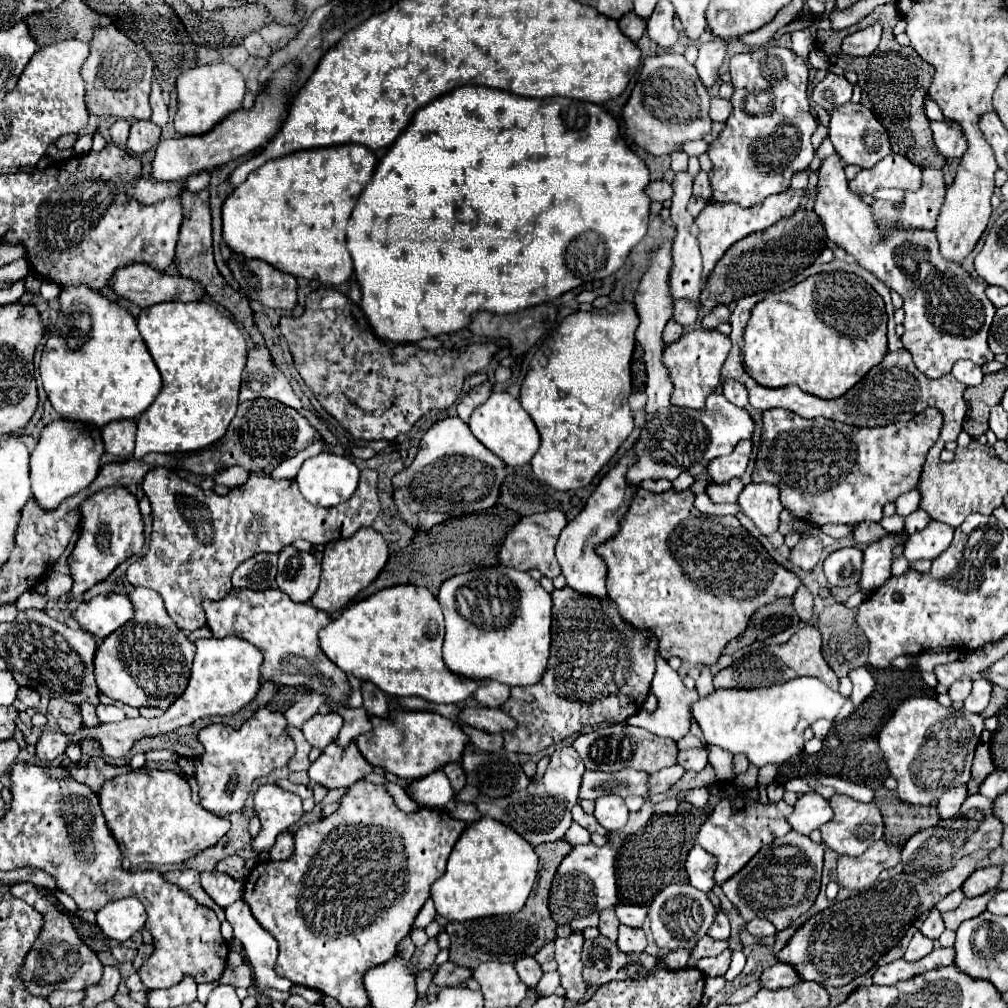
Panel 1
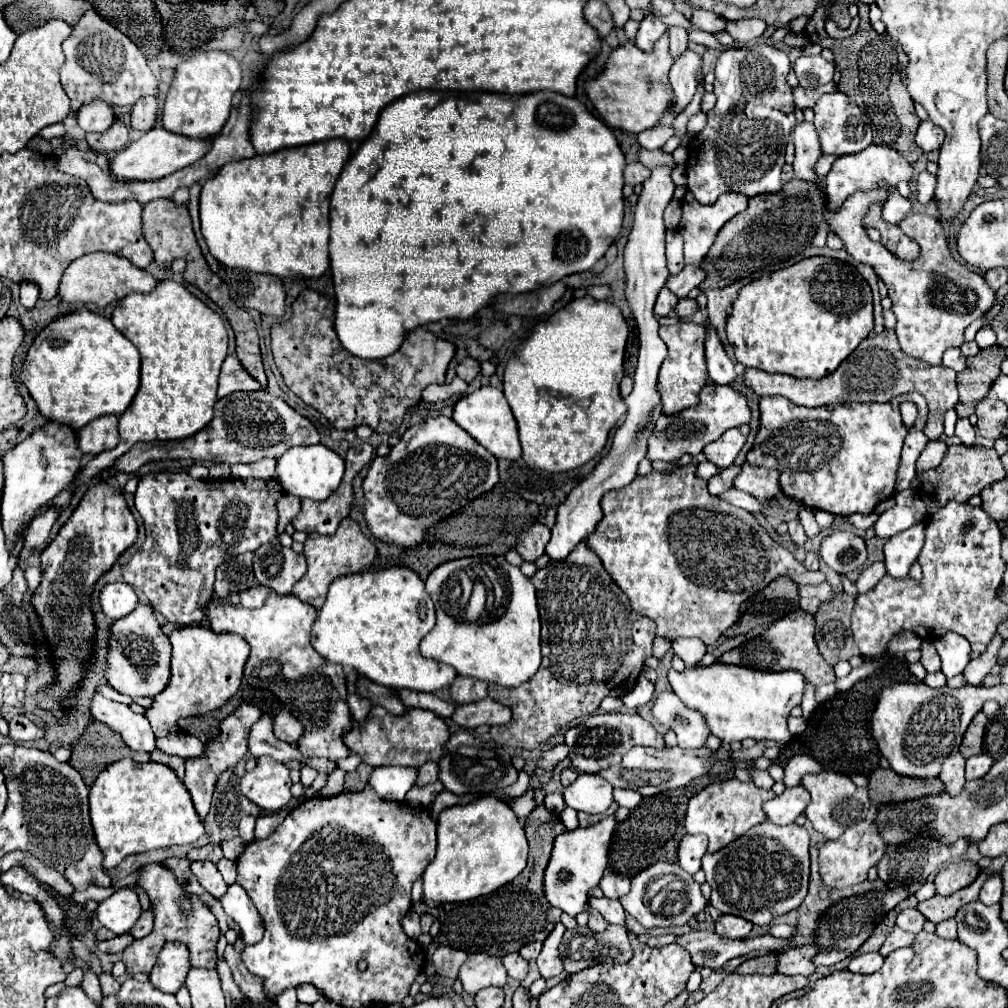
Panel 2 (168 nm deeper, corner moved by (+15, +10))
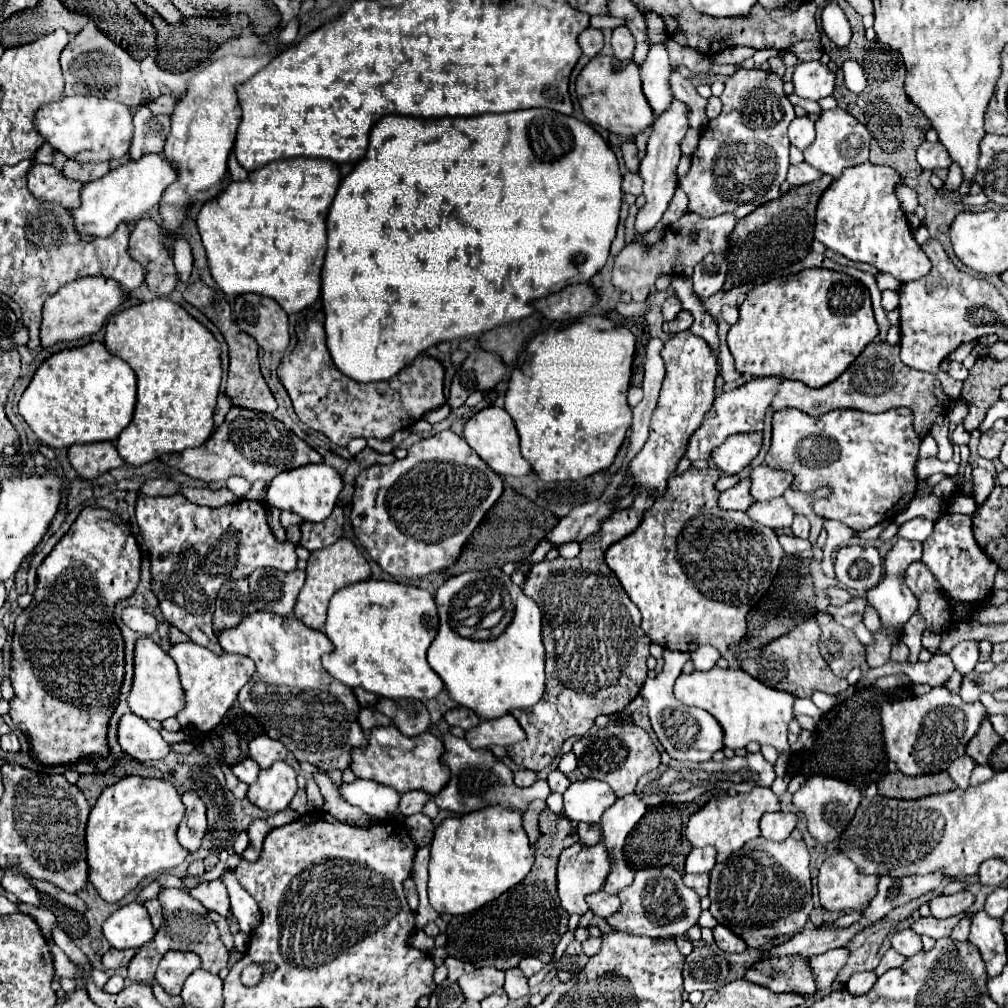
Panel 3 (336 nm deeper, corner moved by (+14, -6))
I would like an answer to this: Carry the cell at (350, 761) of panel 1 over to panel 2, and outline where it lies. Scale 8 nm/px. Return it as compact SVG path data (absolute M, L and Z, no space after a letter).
M258 586L241 592L238 604L232 604L228 598L210 600L206 614L216 634L238 634L252 646L244 678L250 686L272 692L280 706L300 720L304 732L298 740L298 750L304 756L324 756L330 760L346 758L350 750L342 742L342 734L354 726L346 704L346 674L340 664L324 660L310 644L310 630L318 612L292 594L278 596L266 586Z

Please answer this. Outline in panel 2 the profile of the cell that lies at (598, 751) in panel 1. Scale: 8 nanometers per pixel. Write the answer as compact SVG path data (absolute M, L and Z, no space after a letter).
M610 712L610 714L590 716L590 718L582 720L580 724L572 726L566 732L566 744L570 748L568 758L574 768L578 768L580 772L600 772L600 770L606 770L612 766L620 766L622 756L638 744L664 748L664 738L662 738L662 734L656 732L656 728L650 722L646 722L638 714Z

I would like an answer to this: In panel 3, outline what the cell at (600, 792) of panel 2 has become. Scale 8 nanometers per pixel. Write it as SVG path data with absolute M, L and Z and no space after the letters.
M583 780L573 782L563 794L565 800L565 816L571 822L601 822L603 812L617 800L615 792L599 780Z

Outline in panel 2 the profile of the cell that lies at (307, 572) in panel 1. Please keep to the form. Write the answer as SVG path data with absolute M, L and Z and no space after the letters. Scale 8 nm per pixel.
M266 544L254 552L254 576L276 594L290 594L292 586L306 574L306 558L292 548Z

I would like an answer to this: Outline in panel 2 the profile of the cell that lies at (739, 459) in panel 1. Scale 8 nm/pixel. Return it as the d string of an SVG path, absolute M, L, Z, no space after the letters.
M748 424L730 428L728 432L724 432L724 436L720 436L720 440L714 440L712 444L708 444L708 448L704 448L706 458L720 468L728 468L742 450L742 446L746 444L748 432L750 432Z

